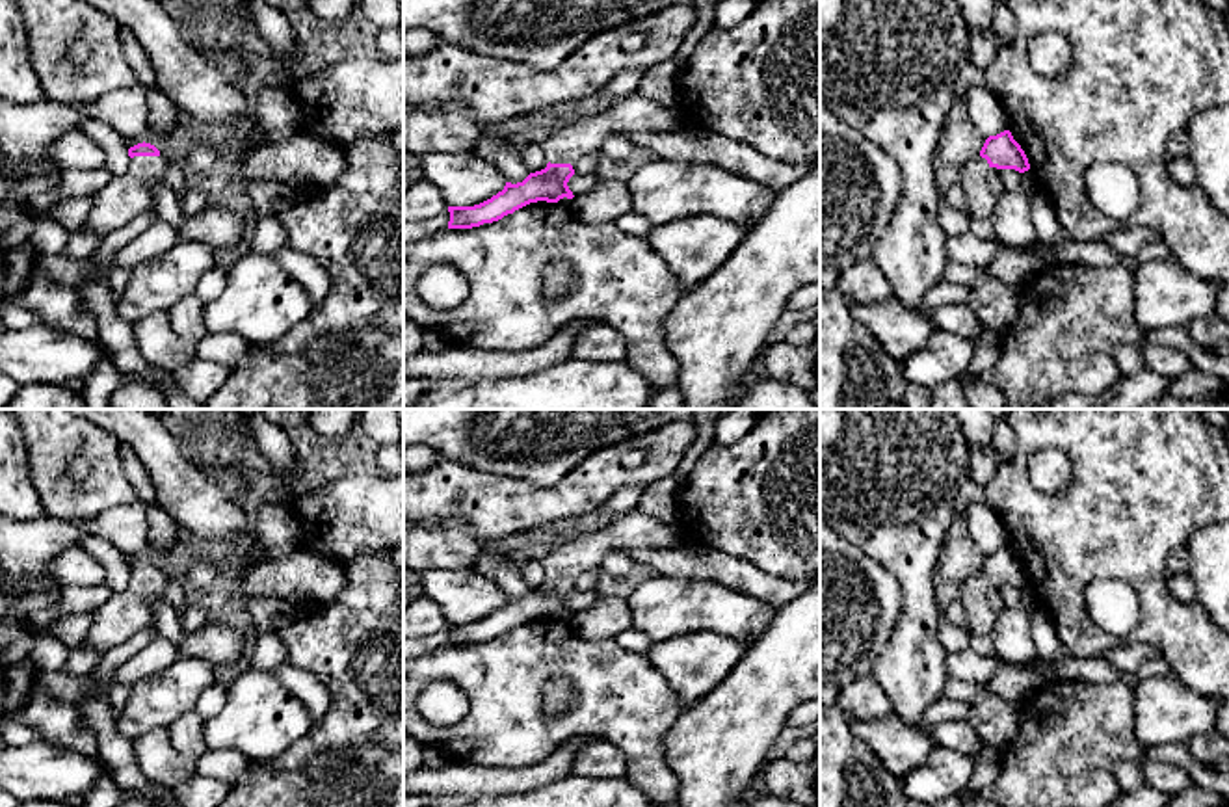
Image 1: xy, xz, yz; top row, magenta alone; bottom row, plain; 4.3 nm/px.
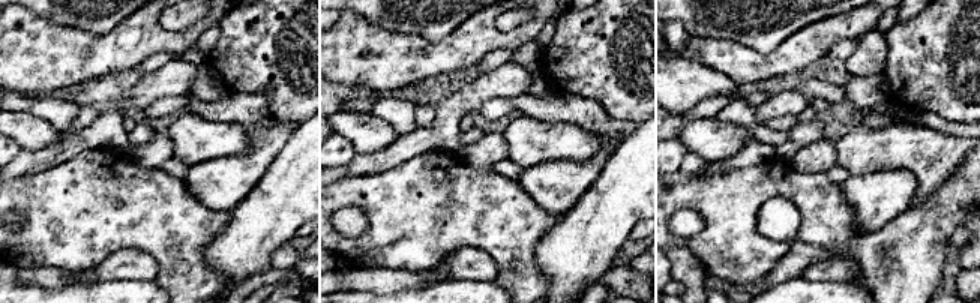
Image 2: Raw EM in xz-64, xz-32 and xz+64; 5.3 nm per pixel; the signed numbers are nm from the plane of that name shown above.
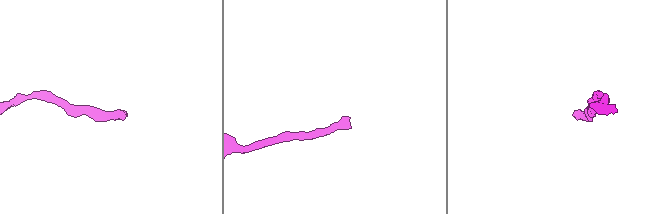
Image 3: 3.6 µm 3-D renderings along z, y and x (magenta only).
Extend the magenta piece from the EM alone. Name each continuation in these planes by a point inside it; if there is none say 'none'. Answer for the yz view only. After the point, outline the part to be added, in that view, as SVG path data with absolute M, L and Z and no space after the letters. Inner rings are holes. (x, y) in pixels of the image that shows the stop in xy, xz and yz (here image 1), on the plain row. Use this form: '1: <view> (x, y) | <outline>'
1: yz (980, 618) | M980 571L972 573L959 589L959 601L967 614L967 630L971 634L991 636L997 614L987 597L989 580Z

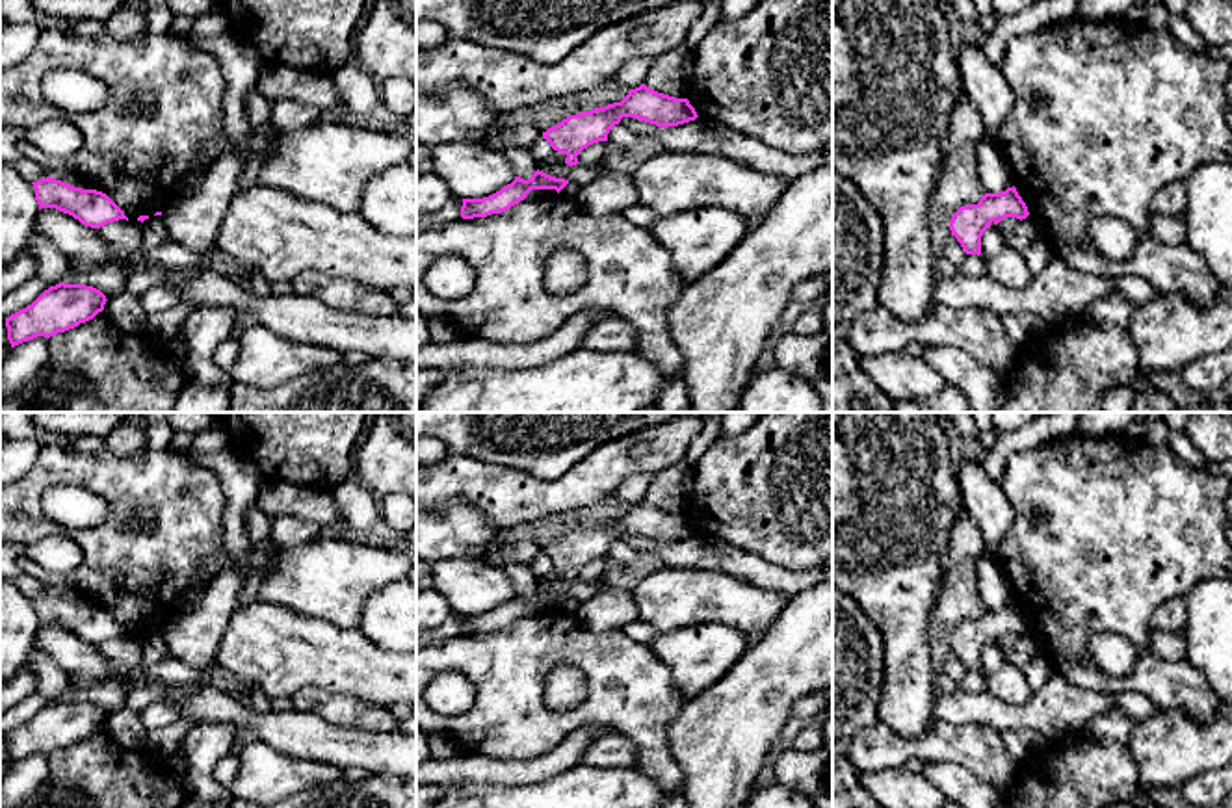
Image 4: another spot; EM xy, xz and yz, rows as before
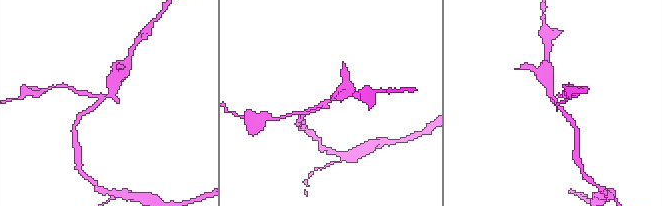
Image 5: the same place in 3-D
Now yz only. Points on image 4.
none

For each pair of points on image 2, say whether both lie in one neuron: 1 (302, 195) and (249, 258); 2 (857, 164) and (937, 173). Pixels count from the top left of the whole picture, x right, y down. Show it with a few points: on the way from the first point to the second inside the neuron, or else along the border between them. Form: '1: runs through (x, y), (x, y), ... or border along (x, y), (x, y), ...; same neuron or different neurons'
1: runs through (287, 210), (254, 243); same neuron
2: runs through (877, 156), (917, 156); same neuron

